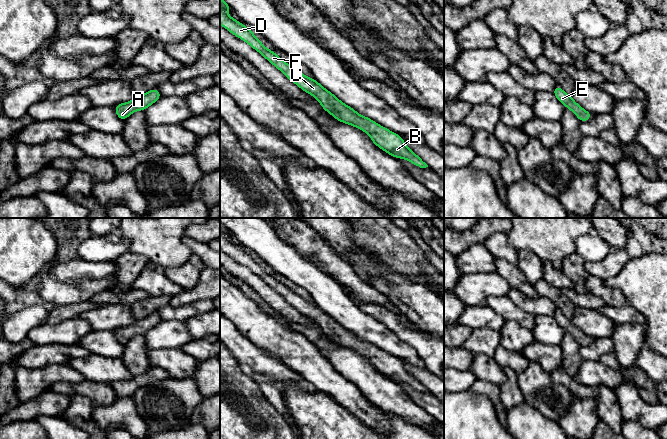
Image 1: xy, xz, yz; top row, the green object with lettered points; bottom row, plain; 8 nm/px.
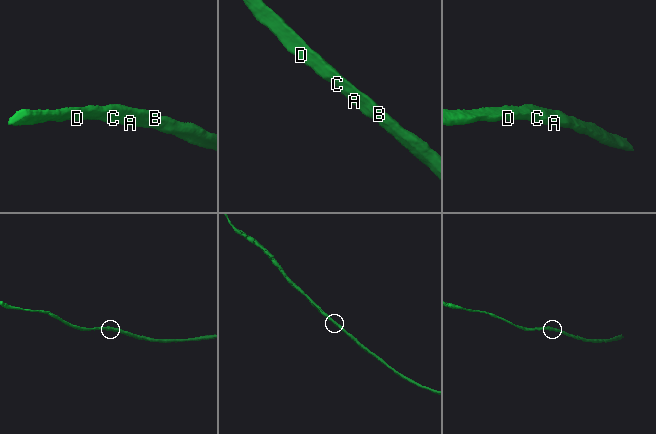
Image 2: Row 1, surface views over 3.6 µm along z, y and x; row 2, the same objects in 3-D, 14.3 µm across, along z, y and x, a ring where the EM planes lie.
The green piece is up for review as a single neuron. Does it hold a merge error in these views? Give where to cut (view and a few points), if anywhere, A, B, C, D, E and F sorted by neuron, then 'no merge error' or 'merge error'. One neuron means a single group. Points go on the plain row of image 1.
cut none; groups A B C D E F; no merge error

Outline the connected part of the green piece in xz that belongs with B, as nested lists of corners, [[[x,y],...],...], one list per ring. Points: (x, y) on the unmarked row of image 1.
[[[220,222],[220,248],[234,260],[249,268],[258,275],[272,289],[279,293],[291,306],[298,309],[300,313],[314,320],[322,332],[338,345],[352,349],[366,356],[372,366],[395,382],[406,383],[413,389],[426,392],[428,389],[404,367],[402,360],[391,356],[389,353],[377,348],[366,340],[362,340],[355,333],[341,326],[334,318],[321,310],[316,303],[309,302],[303,297],[293,293],[283,285],[274,275],[267,273],[257,263],[249,251],[244,250],[235,242],[227,239],[230,234],[229,228]]]

